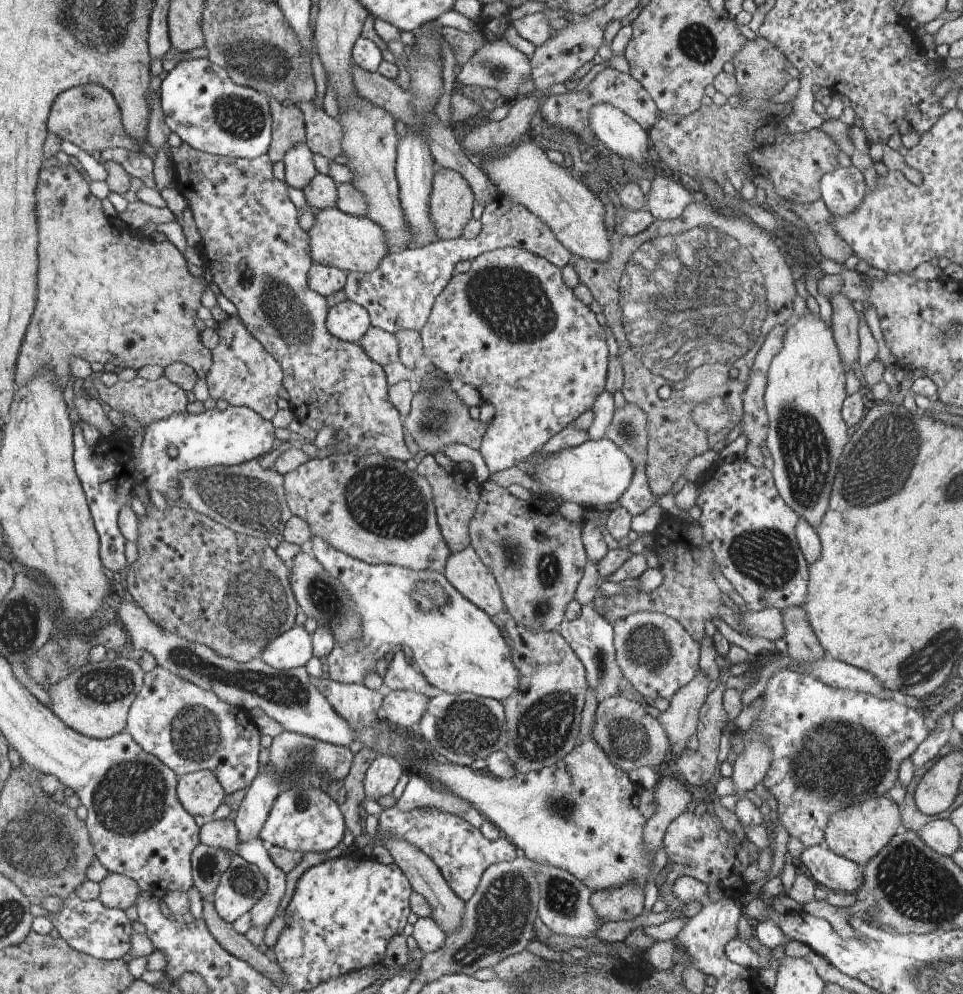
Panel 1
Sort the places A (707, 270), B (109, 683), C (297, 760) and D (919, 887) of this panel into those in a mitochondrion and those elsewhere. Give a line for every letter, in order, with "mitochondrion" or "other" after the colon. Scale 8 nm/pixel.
A: mitochondrion
B: mitochondrion
C: mitochondrion
D: mitochondrion

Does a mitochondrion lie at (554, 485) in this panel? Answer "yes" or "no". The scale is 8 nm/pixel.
no

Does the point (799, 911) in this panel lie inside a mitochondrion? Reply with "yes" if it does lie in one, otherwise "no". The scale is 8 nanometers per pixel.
no

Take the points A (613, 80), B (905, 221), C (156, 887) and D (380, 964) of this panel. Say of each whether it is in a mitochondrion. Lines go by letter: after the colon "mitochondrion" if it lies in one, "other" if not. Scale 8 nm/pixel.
A: other
B: mitochondrion
C: other
D: other

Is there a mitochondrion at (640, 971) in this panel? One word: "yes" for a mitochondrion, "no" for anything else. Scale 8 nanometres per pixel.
no

